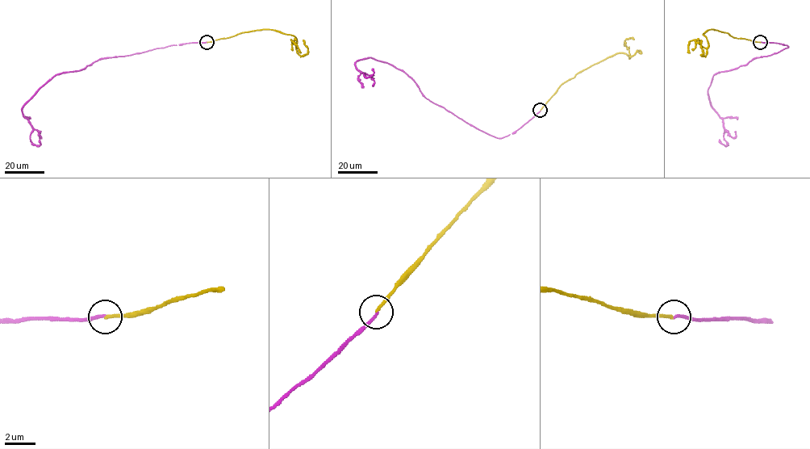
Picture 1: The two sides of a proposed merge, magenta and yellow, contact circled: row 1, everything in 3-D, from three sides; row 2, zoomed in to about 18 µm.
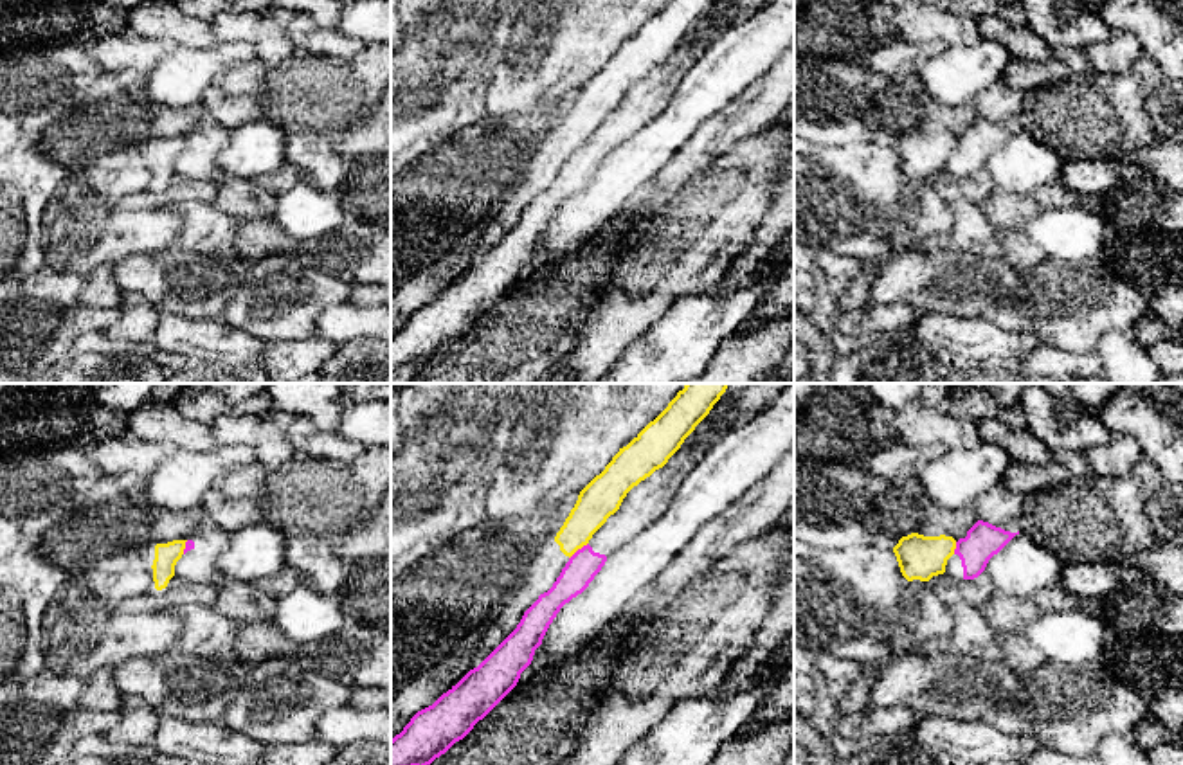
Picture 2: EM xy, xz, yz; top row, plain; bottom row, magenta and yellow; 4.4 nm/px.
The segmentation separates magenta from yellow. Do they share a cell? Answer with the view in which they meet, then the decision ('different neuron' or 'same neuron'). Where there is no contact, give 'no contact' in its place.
contact in xz; different neuron

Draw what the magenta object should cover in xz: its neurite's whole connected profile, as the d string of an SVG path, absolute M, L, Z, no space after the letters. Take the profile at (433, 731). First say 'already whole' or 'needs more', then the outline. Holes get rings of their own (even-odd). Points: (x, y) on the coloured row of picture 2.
needs more; M729 383L709 410L717 416L715 428L704 439L688 436L663 468L634 486L589 544L569 558L553 587L524 612L517 628L477 668L411 718L391 740L391 765L430 765L517 686L560 608L589 587L618 549L666 513L684 477L731 430L726 412L744 385Z

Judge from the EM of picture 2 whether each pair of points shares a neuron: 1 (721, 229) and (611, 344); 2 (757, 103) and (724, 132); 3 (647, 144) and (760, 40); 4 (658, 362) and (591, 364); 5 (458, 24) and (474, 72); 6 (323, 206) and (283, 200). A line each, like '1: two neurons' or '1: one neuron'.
1: one neuron
2: one neuron
3: one neuron
4: two neurons
5: two neurons
6: one neuron

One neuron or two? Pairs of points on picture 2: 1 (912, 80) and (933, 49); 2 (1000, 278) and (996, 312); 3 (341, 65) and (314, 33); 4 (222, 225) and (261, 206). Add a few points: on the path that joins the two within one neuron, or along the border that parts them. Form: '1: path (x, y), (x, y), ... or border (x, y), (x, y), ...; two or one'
1: path (912, 71), (912, 65), (924, 53); one
2: path (1002, 287), (998, 303); one
3: border (368, 44), (348, 58), (312, 54); two
4: border (209, 202), (243, 220); two

